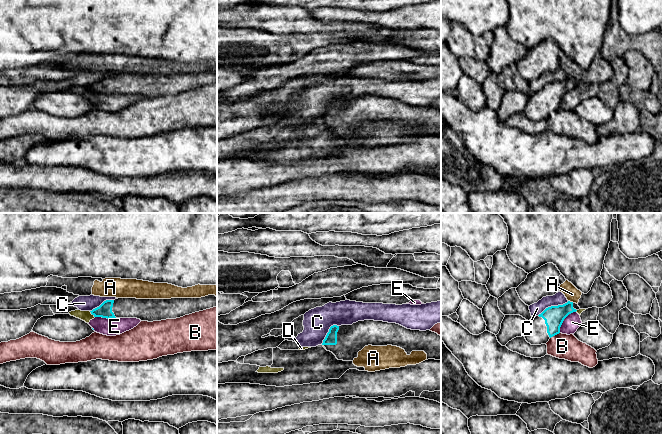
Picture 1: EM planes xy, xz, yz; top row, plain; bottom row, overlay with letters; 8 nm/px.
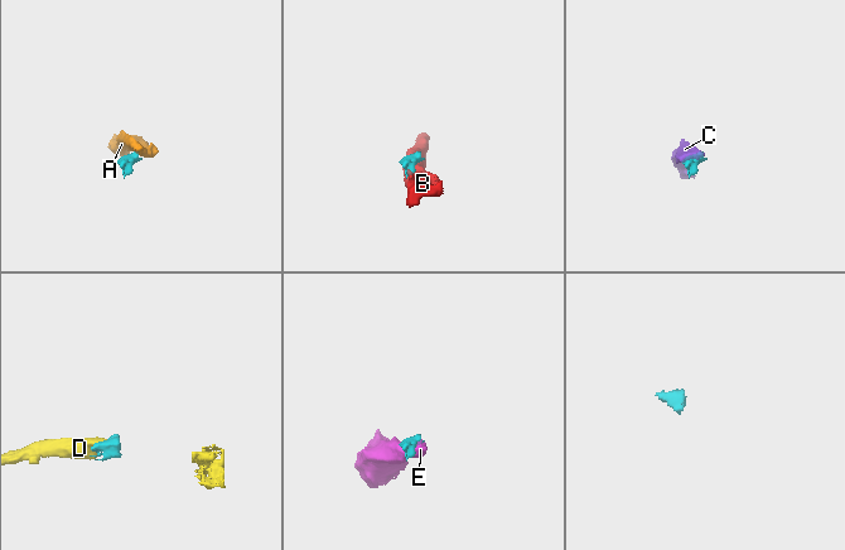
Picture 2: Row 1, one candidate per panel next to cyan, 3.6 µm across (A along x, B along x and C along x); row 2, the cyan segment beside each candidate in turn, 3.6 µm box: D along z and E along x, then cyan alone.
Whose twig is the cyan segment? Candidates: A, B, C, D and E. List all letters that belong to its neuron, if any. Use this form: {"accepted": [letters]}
{"accepted": []}

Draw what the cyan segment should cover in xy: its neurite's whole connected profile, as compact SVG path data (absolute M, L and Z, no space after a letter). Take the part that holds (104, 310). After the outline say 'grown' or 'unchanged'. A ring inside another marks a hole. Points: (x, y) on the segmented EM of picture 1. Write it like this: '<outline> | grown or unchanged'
M215 295L171 299L118 298L106 300L90 312L94 317L137 318L141 321L153 322L180 318L216 306Z | grown

